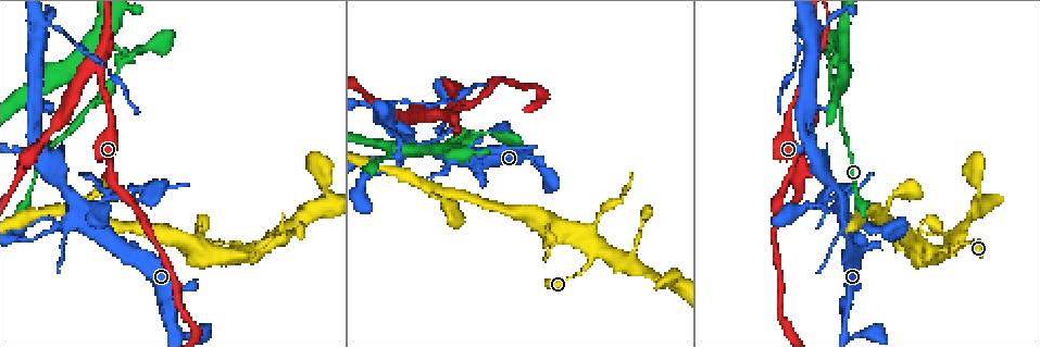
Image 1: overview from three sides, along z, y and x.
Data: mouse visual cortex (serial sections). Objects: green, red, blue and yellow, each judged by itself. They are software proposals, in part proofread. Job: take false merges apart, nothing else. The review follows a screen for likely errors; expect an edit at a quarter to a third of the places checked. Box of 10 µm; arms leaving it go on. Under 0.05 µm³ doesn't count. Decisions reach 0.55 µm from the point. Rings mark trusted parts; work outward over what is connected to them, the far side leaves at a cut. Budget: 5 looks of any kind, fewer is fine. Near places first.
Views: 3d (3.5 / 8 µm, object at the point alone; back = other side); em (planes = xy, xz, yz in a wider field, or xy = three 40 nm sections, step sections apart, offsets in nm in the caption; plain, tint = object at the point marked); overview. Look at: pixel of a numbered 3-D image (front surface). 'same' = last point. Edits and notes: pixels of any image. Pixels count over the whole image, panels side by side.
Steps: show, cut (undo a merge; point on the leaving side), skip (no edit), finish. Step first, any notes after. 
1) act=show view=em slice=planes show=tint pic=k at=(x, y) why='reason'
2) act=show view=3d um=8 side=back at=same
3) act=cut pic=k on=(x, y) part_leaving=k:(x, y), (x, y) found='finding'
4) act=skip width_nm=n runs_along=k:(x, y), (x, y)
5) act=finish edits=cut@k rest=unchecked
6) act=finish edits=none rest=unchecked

act=show view=3d um=3.5 pic=1 at=(847, 221) why='side arm on a straight run'

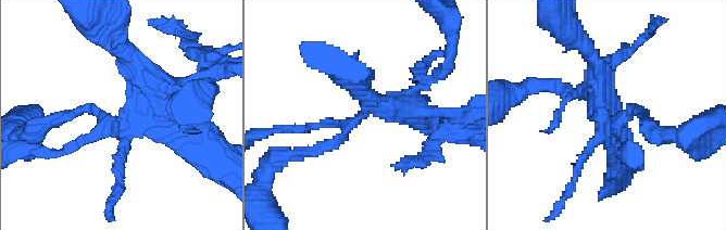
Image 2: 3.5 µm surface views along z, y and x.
act=show view=em slice=xy step=5 show=tint pic=2 at=(107, 122) arms=3 arm_widths_nm=150,150,300

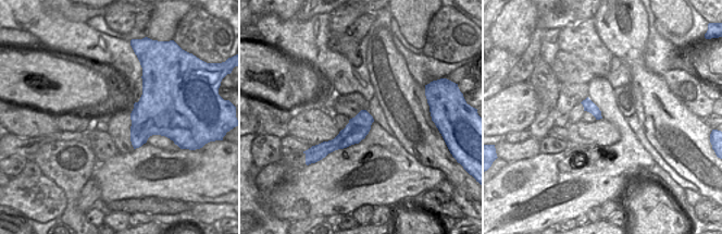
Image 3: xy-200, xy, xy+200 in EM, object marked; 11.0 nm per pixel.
act=skip runs_along=2:(410, 110), (373, 106), (329, 145), (296, 154) found='all the same cell'

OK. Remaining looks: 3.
act=show view=3d um=8 pic=1 at=(40, 147) why='a fork'

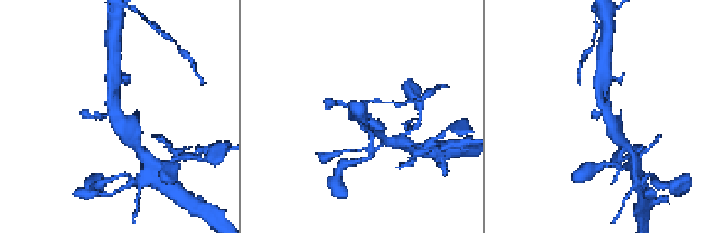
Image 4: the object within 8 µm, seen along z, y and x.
act=show view=em slice=xy step=3 show=tint at=same

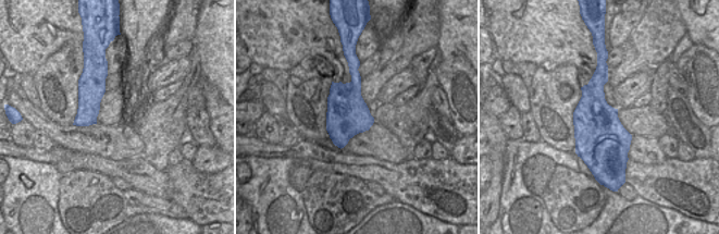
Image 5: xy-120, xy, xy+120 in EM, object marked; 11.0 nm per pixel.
act=skip runs_along=4:(621, 138), (602, 102), (598, 84) found='all the same cell'

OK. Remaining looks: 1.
act=finish edits=none rest=unchecked

